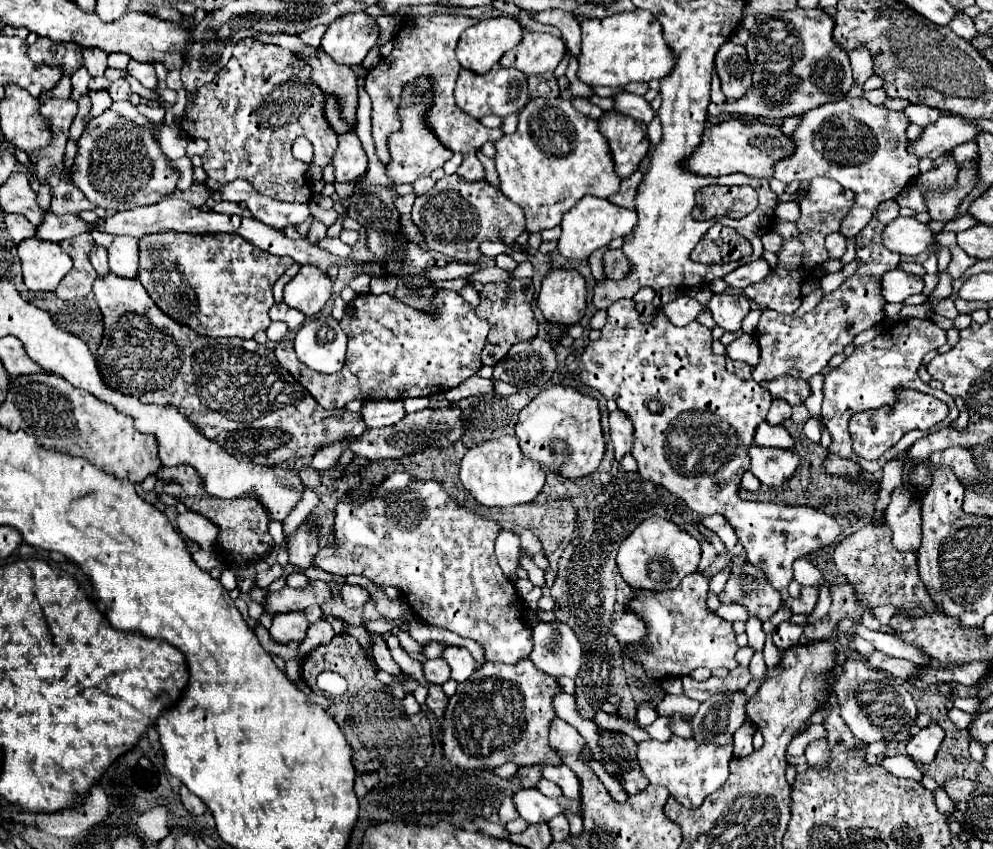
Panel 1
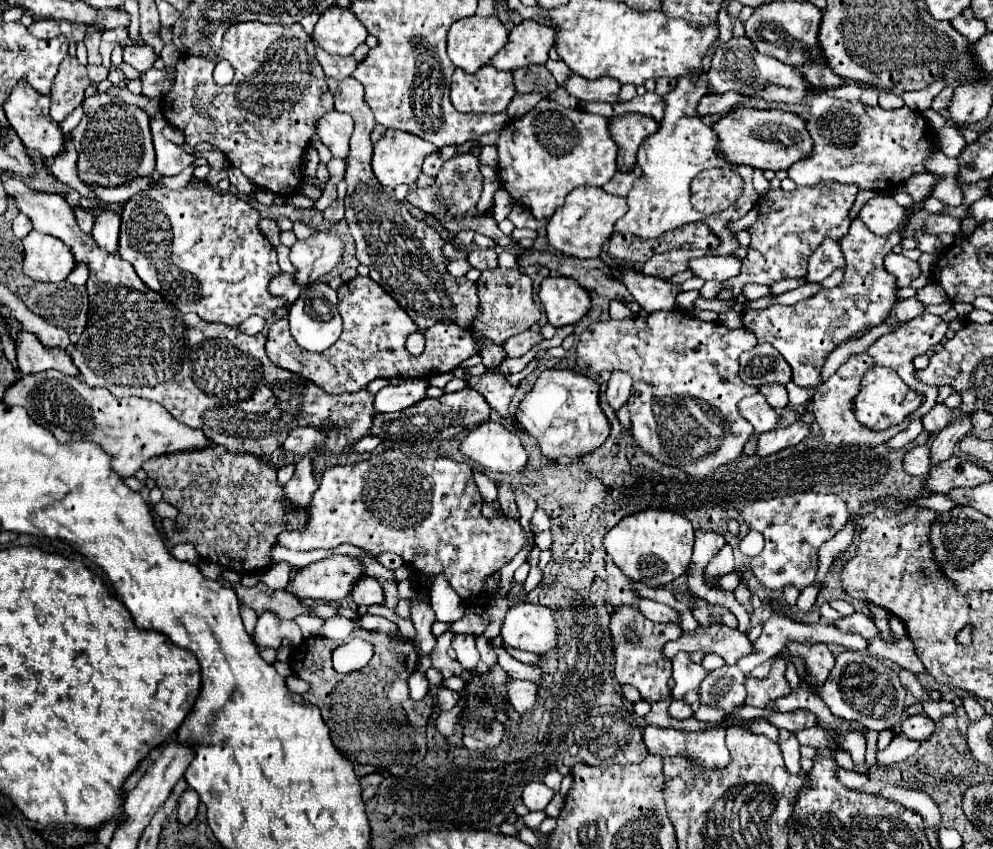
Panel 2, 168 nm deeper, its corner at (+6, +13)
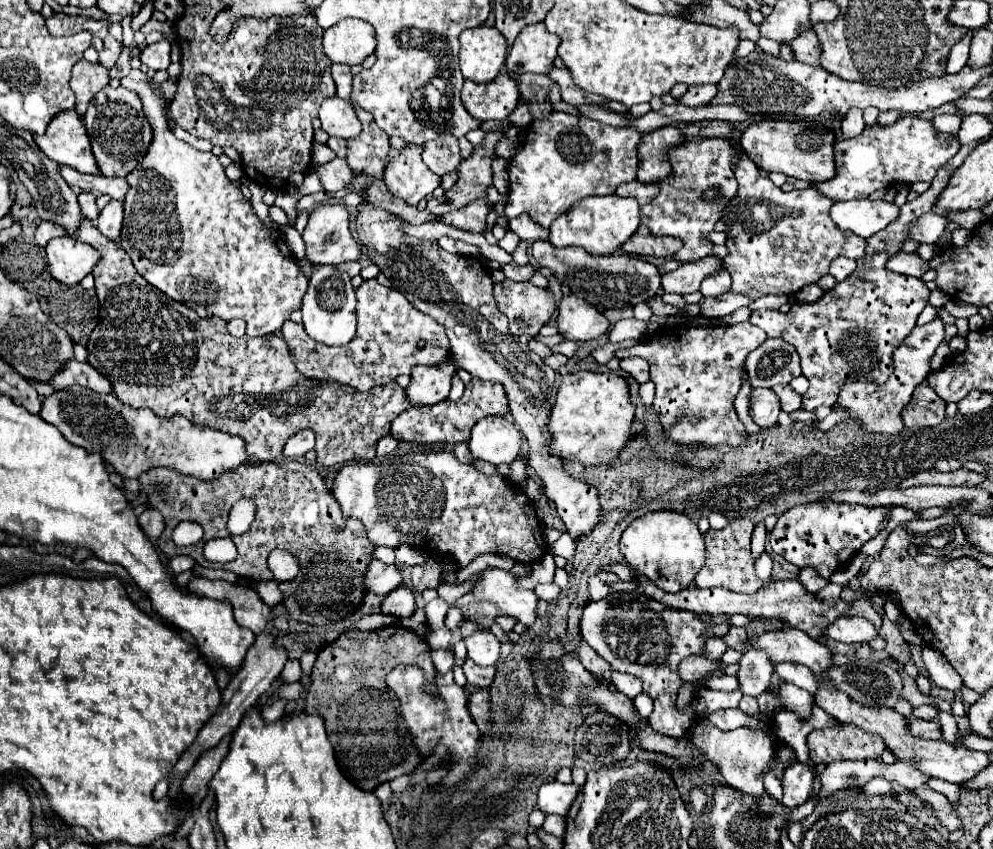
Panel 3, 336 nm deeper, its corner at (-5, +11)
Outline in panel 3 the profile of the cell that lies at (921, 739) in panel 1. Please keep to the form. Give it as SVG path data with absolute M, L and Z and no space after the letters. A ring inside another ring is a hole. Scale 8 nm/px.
M911 718L911 732L913 736L919 736L923 740L937 740L941 738L941 726L937 720L919 720Z

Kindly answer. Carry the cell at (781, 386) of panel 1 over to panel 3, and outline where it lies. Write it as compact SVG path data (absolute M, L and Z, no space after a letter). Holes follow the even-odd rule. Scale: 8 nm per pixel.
M769 338L759 348L749 352L745 368L753 388L789 384L795 376L801 376L797 350L793 348L793 344L781 338Z

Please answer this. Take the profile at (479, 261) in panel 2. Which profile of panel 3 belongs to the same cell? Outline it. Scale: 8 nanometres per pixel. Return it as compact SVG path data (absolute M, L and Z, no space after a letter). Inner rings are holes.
M509 262L509 264L501 264L501 272L503 272L507 278L511 278L511 280L521 282L521 280L529 280L529 278L533 276L535 268L533 268L531 264L527 264L527 266L517 266L515 262Z

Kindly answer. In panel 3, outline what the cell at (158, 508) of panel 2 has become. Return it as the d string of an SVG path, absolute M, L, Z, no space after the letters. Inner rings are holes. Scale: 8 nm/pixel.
M145 510L139 516L139 524L141 524L143 532L147 534L147 538L151 538L155 542L161 536L163 528L165 528L165 518L157 510Z

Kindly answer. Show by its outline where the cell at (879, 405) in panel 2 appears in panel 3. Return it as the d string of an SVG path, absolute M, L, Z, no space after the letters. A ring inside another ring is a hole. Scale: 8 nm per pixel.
M975 144L961 146L961 150L937 172L931 188L911 202L905 202L901 216L883 232L877 232L867 240L865 256L857 262L857 270L833 290L825 292L817 302L793 302L787 314L779 310L755 310L749 322L763 328L767 338L783 338L791 342L803 366L803 376L809 380L809 390L803 394L803 408L815 410L819 406L833 406L837 402L837 392L845 380L873 380L883 384L893 374L893 350L903 342L903 338L913 330L917 316L923 312L929 300L929 290L917 278L889 272L885 268L887 260L901 252L903 244L909 240L909 224L917 216L931 212L937 196L945 190L955 170L963 164Z

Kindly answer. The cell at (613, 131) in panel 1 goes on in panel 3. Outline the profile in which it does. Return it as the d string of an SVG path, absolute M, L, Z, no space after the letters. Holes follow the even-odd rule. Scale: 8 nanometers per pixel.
M677 126L657 128L641 136L639 152L639 166L637 166L637 180L649 184L659 182L669 174L671 164L667 158L667 148L679 144L683 140L683 132Z

